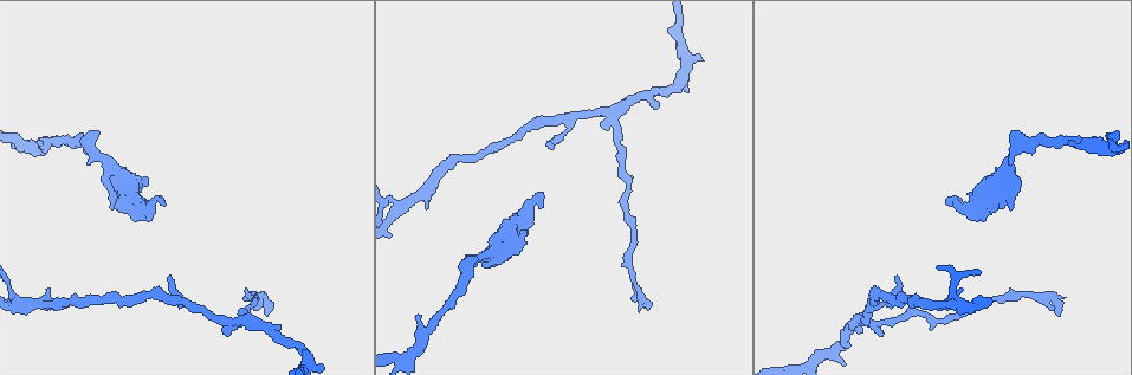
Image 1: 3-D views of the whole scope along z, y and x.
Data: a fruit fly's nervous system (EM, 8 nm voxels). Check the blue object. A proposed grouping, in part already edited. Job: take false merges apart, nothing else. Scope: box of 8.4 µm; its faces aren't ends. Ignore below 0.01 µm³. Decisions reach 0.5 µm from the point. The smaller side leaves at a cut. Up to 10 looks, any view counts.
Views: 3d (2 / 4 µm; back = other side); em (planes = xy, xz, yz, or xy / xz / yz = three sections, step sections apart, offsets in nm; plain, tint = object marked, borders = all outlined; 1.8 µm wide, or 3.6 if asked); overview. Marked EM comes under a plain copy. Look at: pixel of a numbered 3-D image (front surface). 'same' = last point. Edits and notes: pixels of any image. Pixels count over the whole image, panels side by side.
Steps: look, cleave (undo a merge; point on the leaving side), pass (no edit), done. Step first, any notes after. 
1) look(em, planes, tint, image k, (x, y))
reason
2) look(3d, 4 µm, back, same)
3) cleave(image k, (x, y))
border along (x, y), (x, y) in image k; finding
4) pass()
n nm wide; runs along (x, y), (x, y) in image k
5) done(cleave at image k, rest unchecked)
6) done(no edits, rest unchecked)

look(em, yz, step 4, tint, image 1, (241, 318))
two arms in line, one across

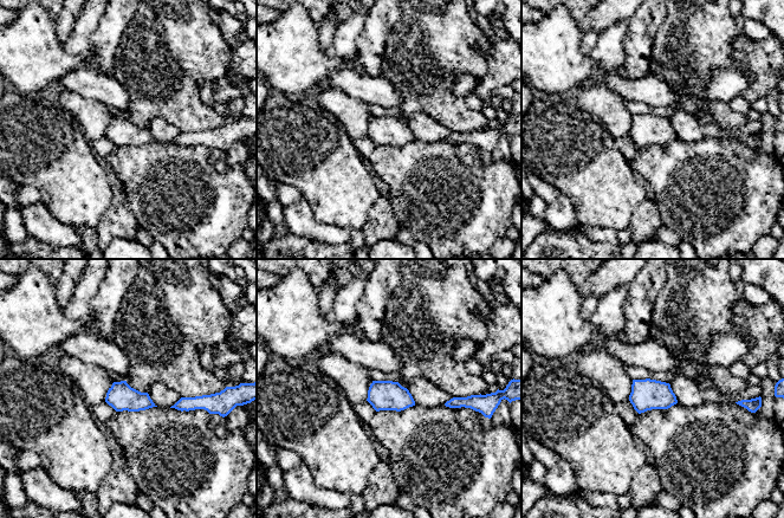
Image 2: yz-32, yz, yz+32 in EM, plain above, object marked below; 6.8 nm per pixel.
look(em, planes, borders, same)

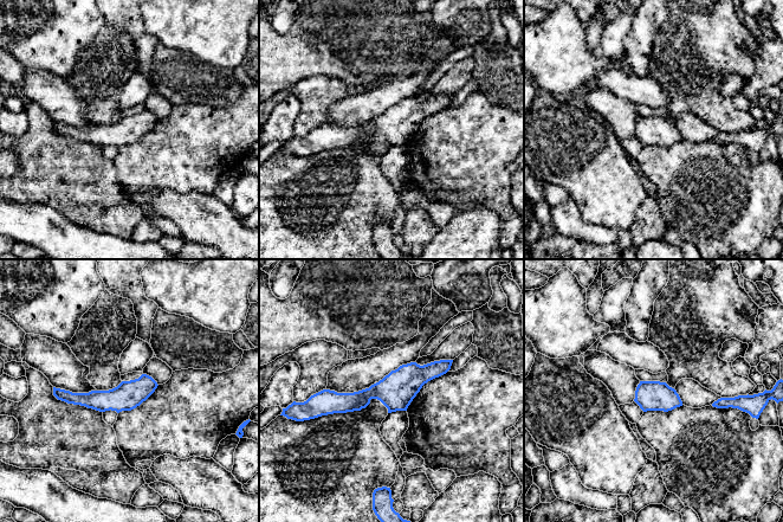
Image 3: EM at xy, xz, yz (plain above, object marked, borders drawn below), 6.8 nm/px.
pass()
190 nm wide; runs along (448, 362), (396, 391), (321, 398) in image 3; one neuron here

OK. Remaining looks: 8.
look(3d, 4 µm, image 1, (961, 307))
sharp bend

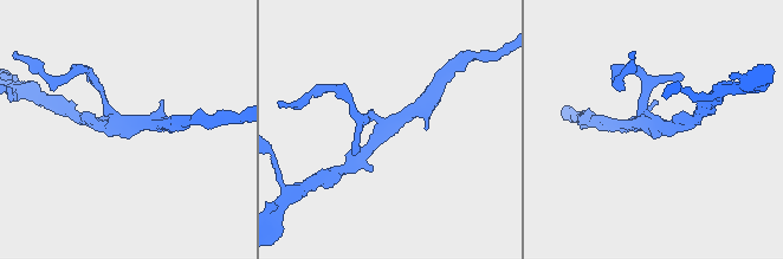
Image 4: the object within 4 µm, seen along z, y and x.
look(em, planes, borders, image 4, (388, 126))
3 arms; now the EM

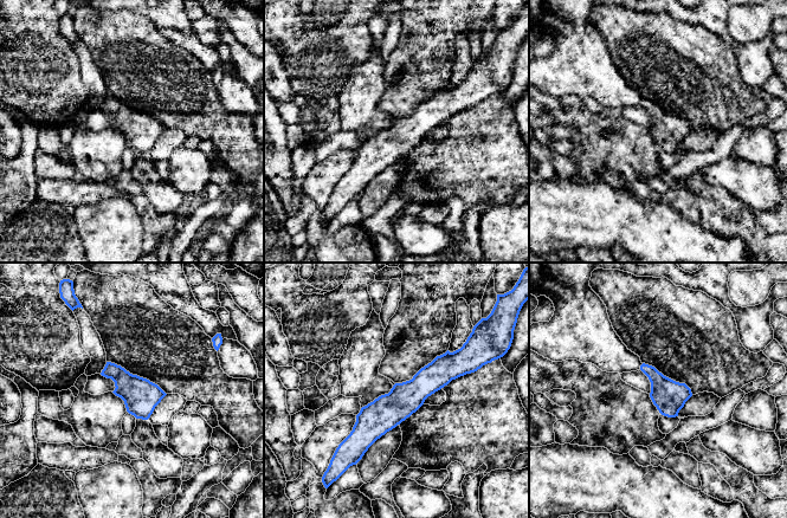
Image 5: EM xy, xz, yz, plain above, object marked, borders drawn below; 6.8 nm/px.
pass()
220 nm wide; runs along (463, 370), (442, 370), (346, 444) in image 5; one neuron here

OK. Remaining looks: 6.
look(em, 3.6 µm, planes, tint, image 1, (521, 218))
thick turns thin

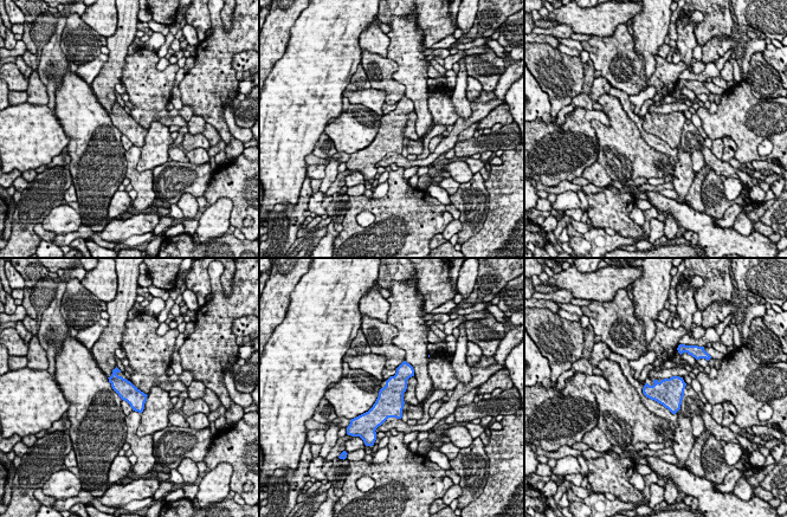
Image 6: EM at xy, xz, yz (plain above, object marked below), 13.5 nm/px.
pass()
240 nm wide; all the same neuron

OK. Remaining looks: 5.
look(em, xy, step 8, tint, image 1, (1011, 153))
a narrow waist

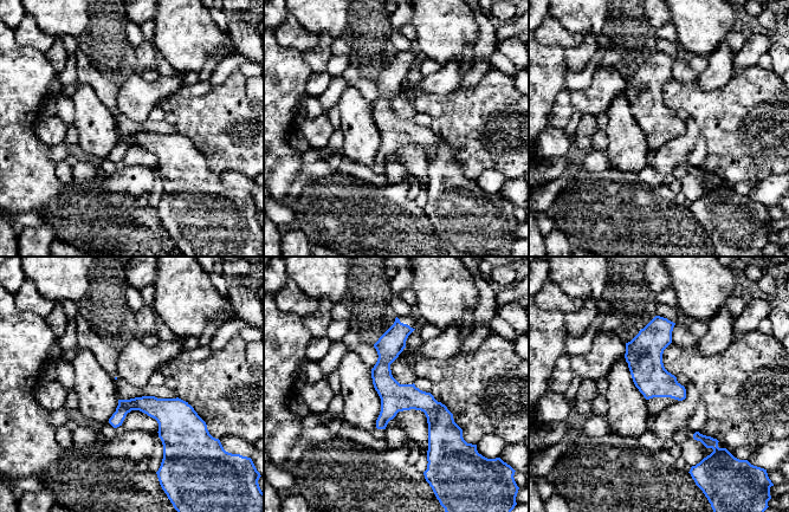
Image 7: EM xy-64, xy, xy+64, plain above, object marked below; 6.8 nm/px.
look(em, planes, borders, same)

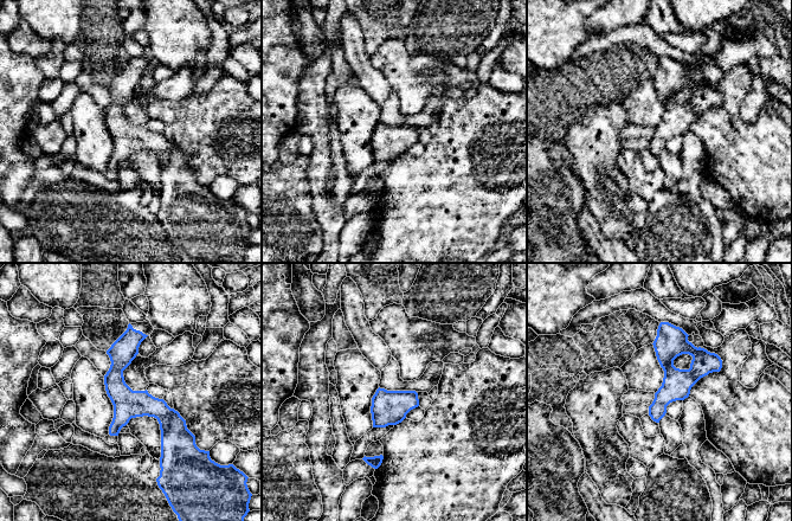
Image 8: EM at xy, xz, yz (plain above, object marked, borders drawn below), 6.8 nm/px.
pass()
runs along (130, 329), (117, 384), (168, 423), (166, 456) in image 8; continuous, no second neuron

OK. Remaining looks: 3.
done(no edits, rest unchecked)

